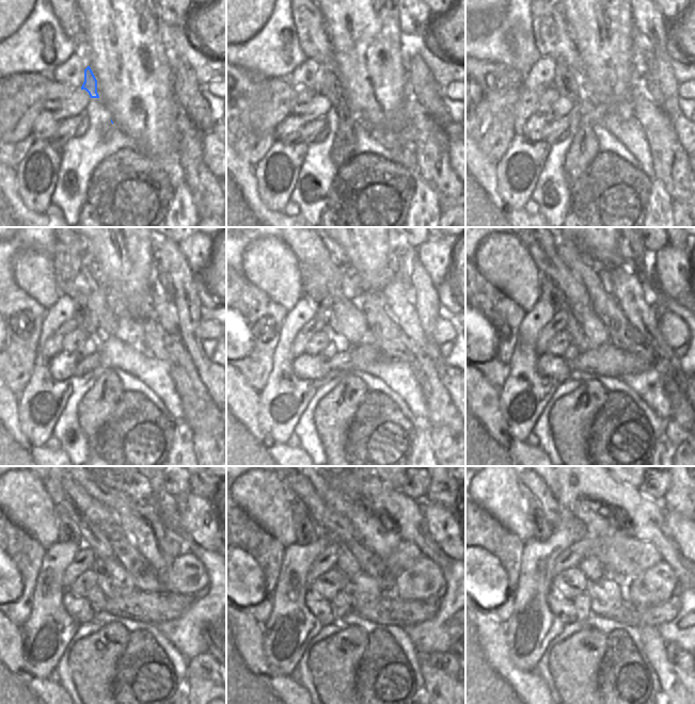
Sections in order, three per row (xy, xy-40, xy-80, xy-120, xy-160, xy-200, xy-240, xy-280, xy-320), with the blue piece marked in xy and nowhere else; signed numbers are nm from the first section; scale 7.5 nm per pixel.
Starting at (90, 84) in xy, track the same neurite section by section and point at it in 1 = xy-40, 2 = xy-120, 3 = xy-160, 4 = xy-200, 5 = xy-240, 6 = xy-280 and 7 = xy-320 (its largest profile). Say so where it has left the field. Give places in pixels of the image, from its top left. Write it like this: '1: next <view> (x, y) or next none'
1: next xy-40 (327, 84)
2: next xy-120 (96, 406)
3: next xy-160 (334, 413)
4: next xy-200 (571, 417)
5: next xy-240 (93, 659)
6: next xy-280 (333, 662)
7: next xy-320 (574, 662)

